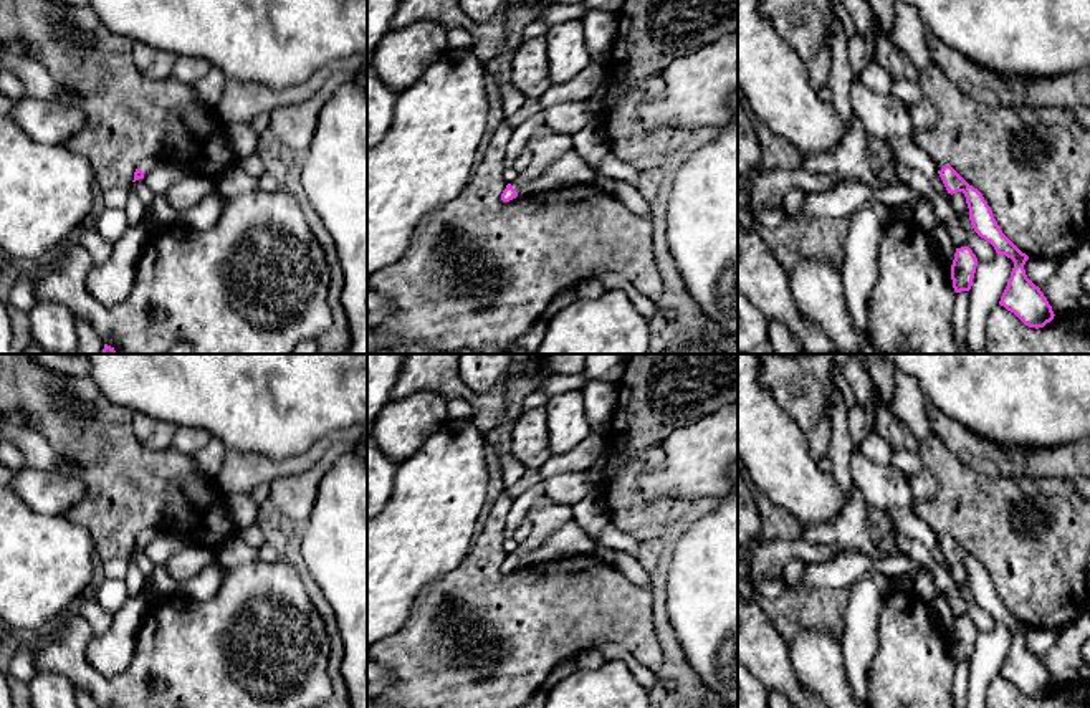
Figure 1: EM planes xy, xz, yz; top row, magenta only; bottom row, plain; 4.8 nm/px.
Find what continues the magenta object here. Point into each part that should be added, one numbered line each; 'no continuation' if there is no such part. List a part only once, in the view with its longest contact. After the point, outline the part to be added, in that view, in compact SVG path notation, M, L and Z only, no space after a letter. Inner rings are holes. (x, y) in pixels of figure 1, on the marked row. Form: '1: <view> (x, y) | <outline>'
1: xy (146, 166) | M151 157L151 159L144 159L144 160L137 165L137 169L141 169L141 170L144 172L144 175L146 175L146 174L149 174L151 170L154 170L159 164L162 164L162 160Z

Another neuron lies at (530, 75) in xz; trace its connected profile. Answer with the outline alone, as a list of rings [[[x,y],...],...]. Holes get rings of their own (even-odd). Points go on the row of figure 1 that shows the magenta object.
[[[544,36],[518,46],[513,56],[513,84],[531,99],[539,99],[551,86],[547,66],[547,41]]]

